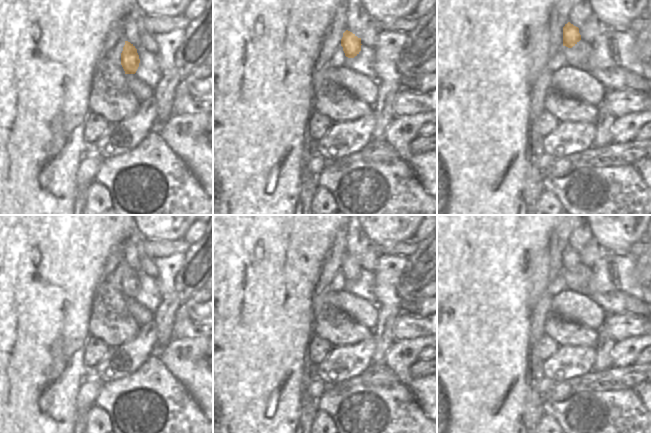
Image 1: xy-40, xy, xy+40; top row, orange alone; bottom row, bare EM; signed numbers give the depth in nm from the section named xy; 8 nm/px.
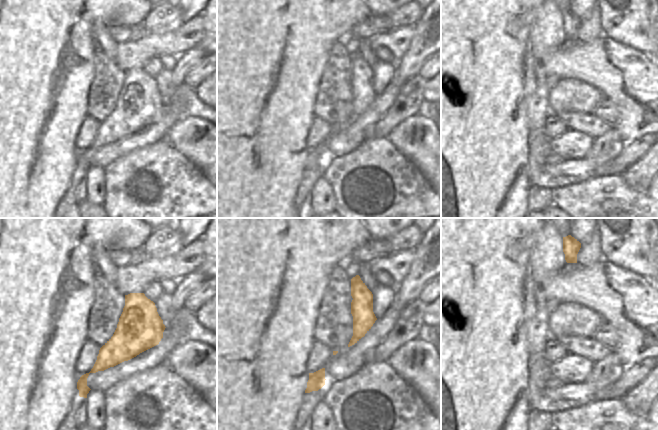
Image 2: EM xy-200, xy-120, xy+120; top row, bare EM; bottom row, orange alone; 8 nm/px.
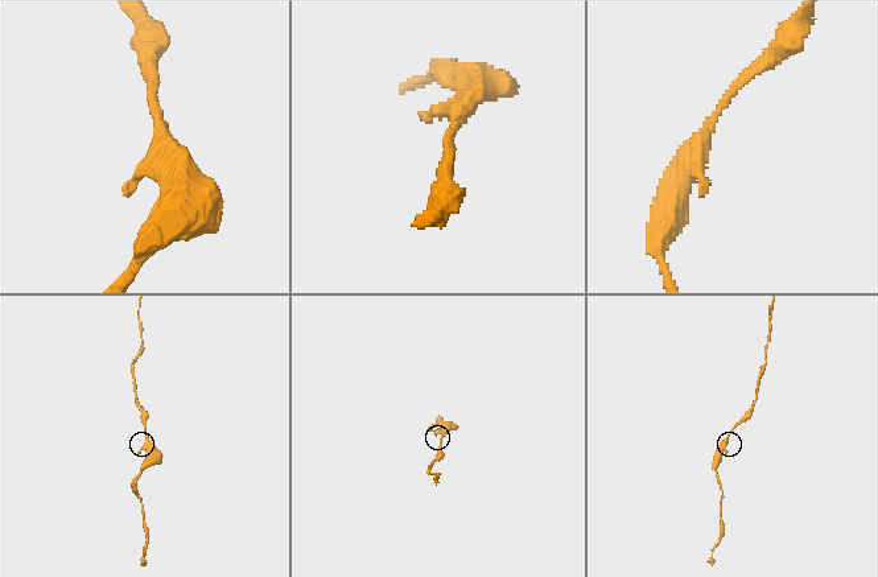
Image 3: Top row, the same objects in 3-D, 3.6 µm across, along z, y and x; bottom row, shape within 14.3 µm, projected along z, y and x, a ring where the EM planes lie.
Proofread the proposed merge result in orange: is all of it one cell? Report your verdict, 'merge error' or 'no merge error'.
no merge error

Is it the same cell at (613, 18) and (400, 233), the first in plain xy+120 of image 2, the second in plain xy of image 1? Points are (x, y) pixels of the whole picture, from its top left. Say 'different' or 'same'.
same

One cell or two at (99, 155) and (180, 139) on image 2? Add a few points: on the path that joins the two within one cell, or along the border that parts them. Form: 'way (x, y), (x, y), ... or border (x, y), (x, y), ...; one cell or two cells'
border (181, 119), (167, 132), (164, 138); two cells

